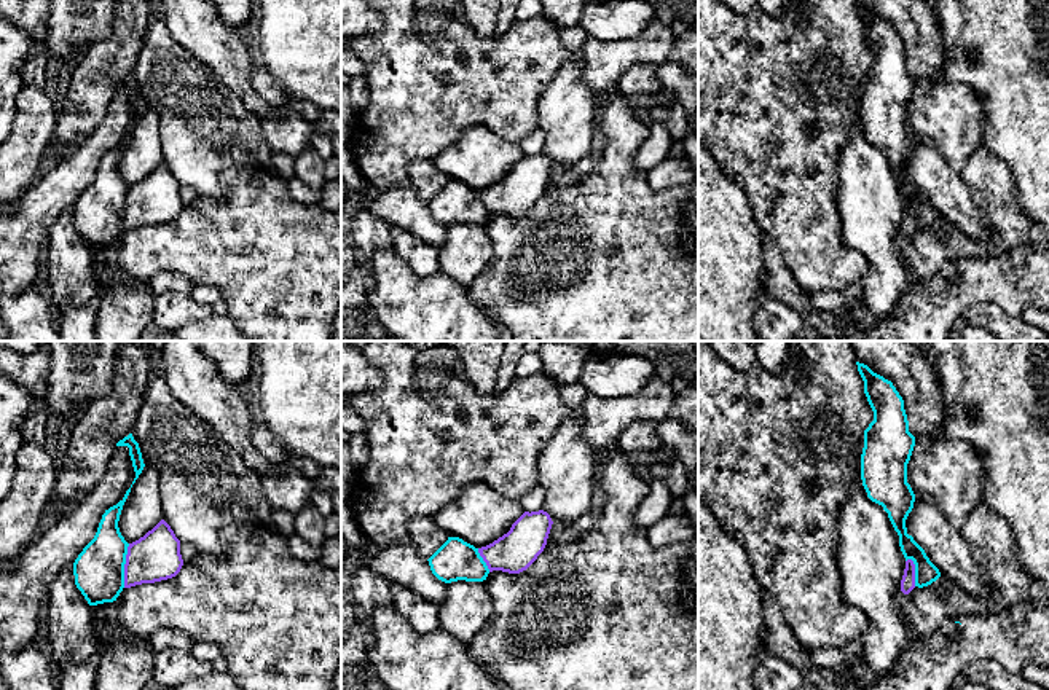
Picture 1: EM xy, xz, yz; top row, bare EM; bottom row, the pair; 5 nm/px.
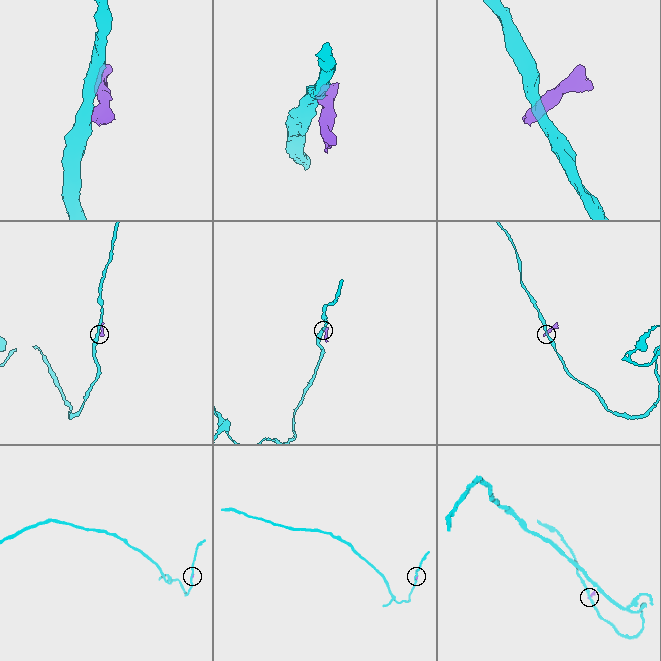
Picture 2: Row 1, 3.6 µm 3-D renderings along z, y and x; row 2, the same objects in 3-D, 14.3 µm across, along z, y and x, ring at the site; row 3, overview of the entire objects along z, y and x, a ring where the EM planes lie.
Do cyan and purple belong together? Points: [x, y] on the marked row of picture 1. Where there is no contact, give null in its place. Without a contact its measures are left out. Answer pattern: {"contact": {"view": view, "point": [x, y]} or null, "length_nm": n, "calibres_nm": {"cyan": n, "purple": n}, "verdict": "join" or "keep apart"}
{"contact": {"view": "xy", "point": [123, 566]}, "length_nm": 220, "calibres_nm": {"cyan": 260, "purple": 240}, "verdict": "keep apart"}

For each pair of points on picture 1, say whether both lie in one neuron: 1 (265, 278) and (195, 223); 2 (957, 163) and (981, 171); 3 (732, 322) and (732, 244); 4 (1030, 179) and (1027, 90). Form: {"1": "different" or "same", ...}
{"1": "same", "2": "different", "3": "same", "4": "same"}

